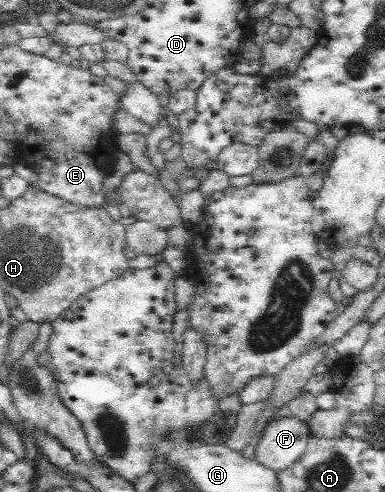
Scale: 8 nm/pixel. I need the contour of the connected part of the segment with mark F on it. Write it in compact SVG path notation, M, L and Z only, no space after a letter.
M278 417L265 429L258 442L256 455L263 468L272 472L288 469L306 451L311 429L296 417Z

